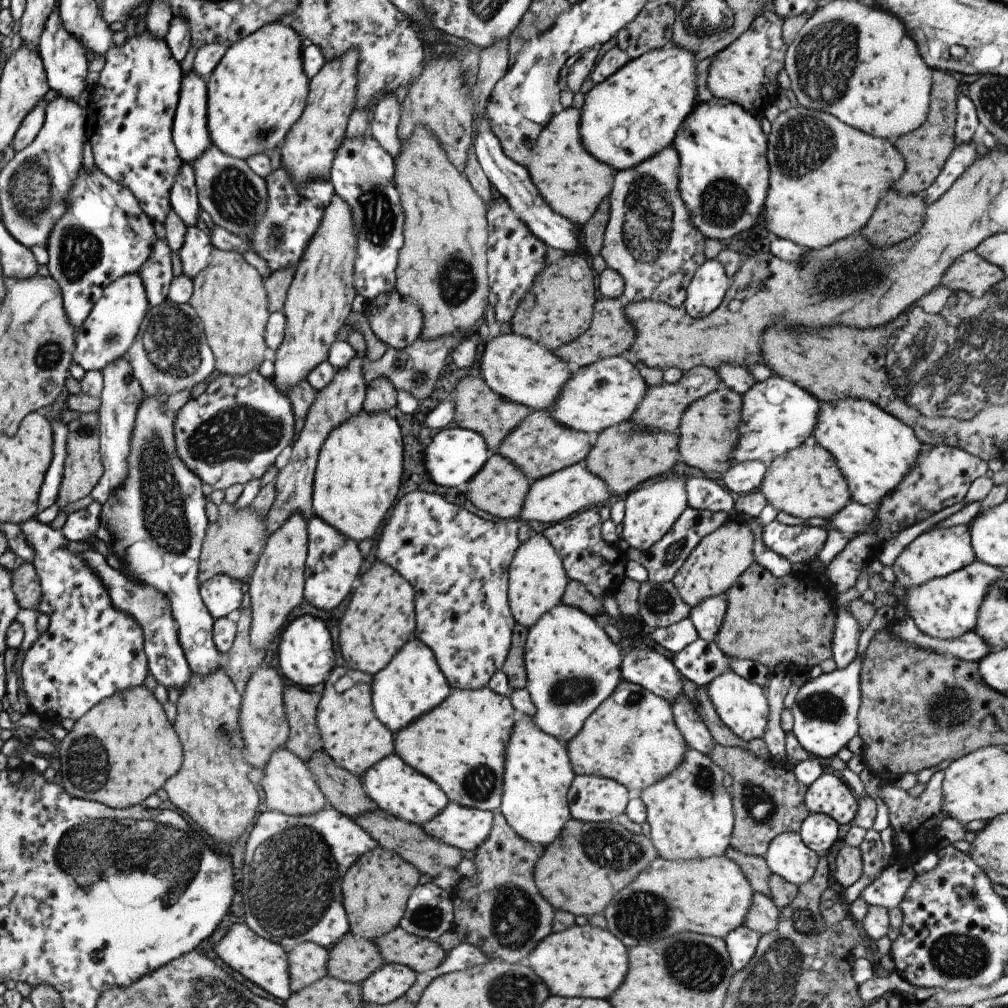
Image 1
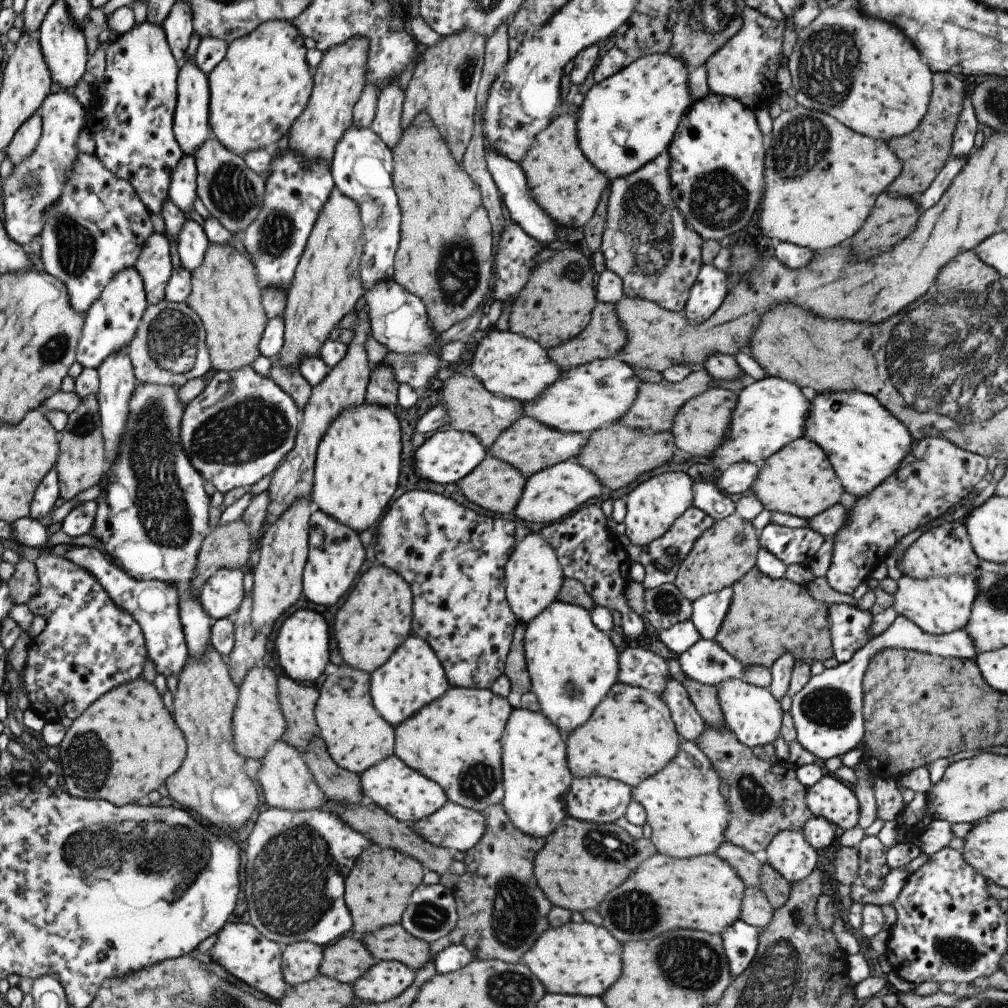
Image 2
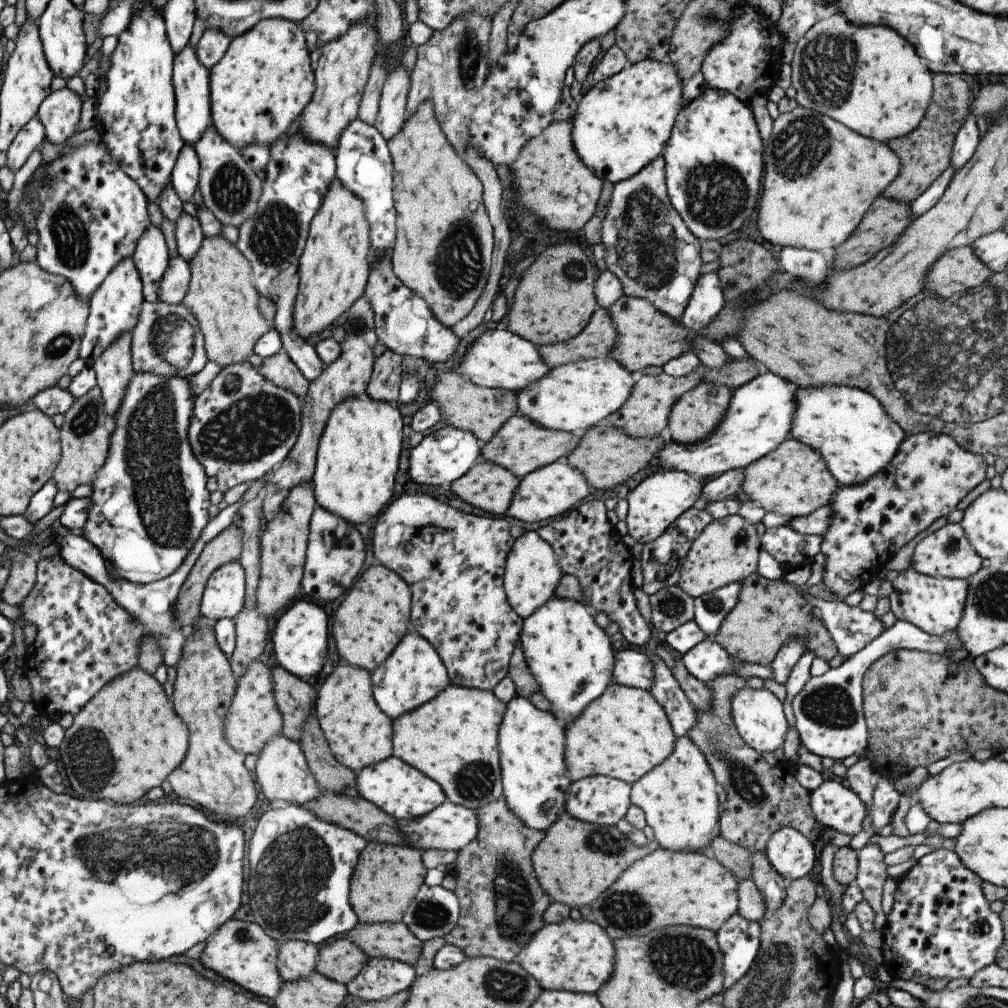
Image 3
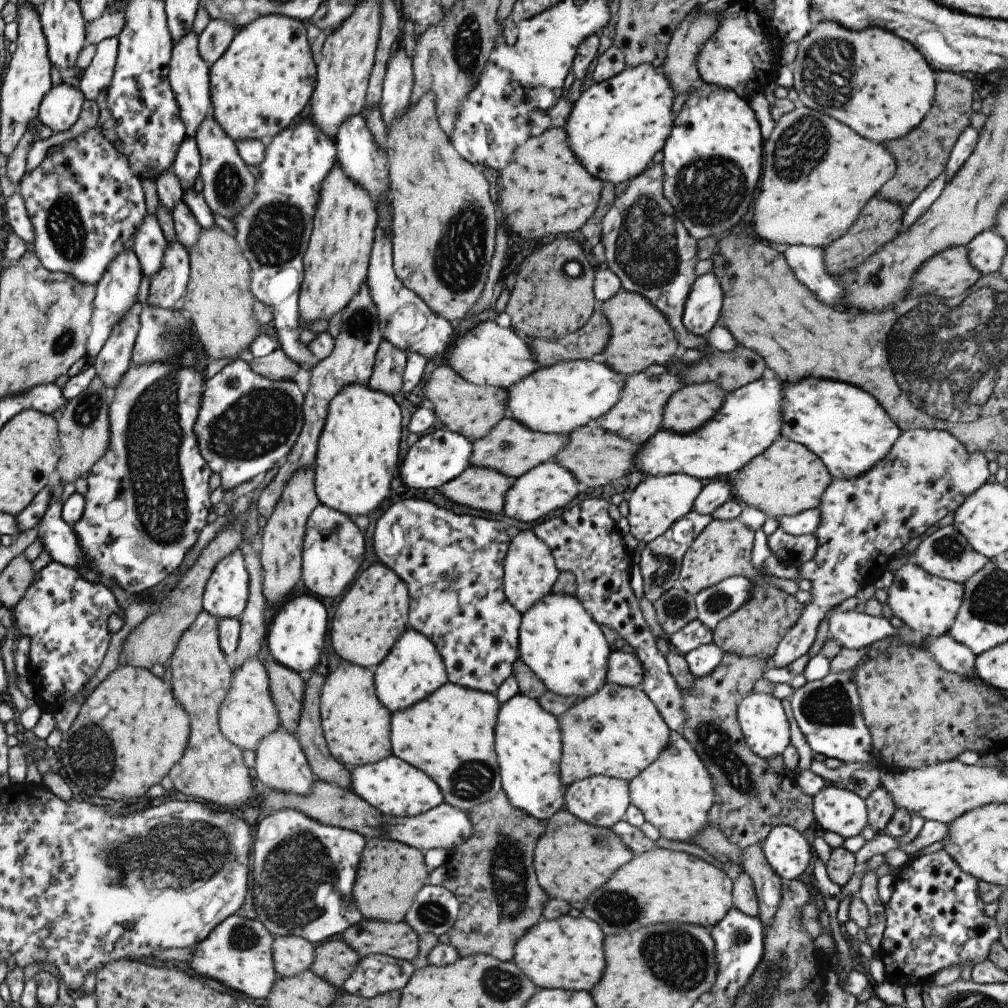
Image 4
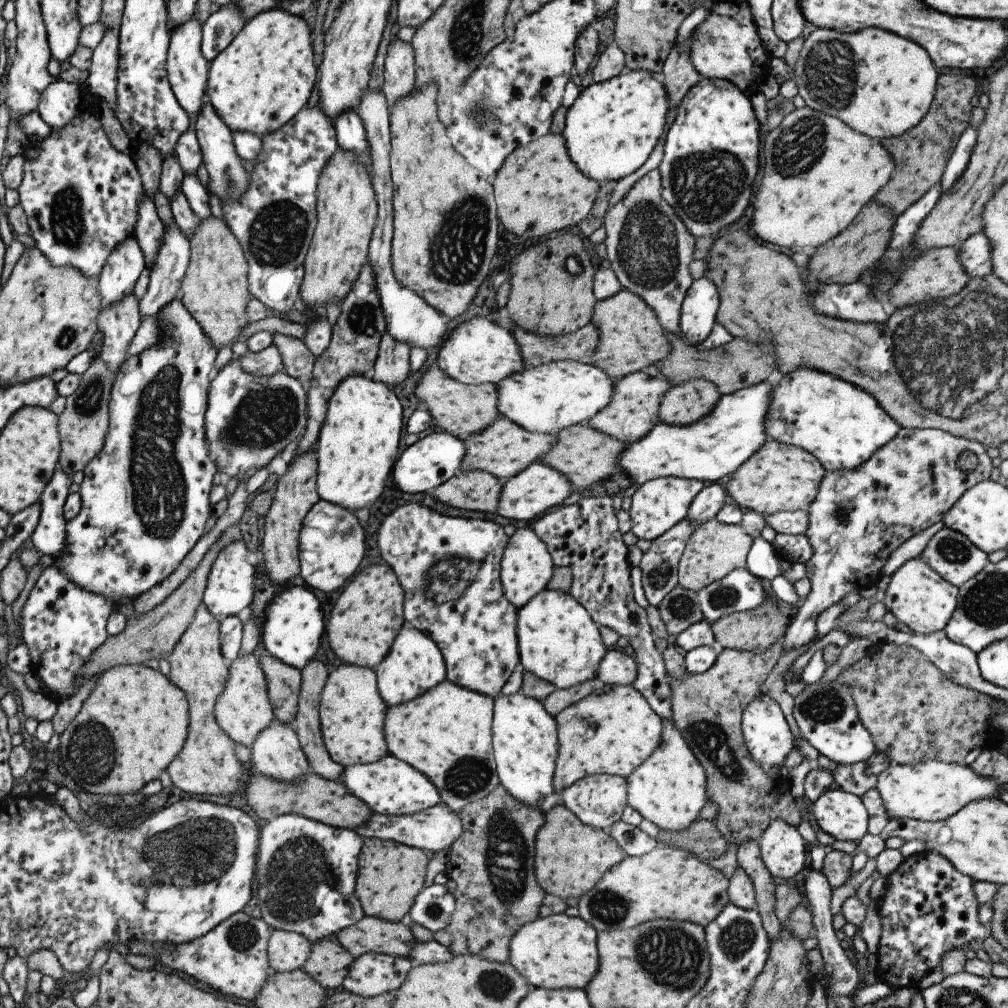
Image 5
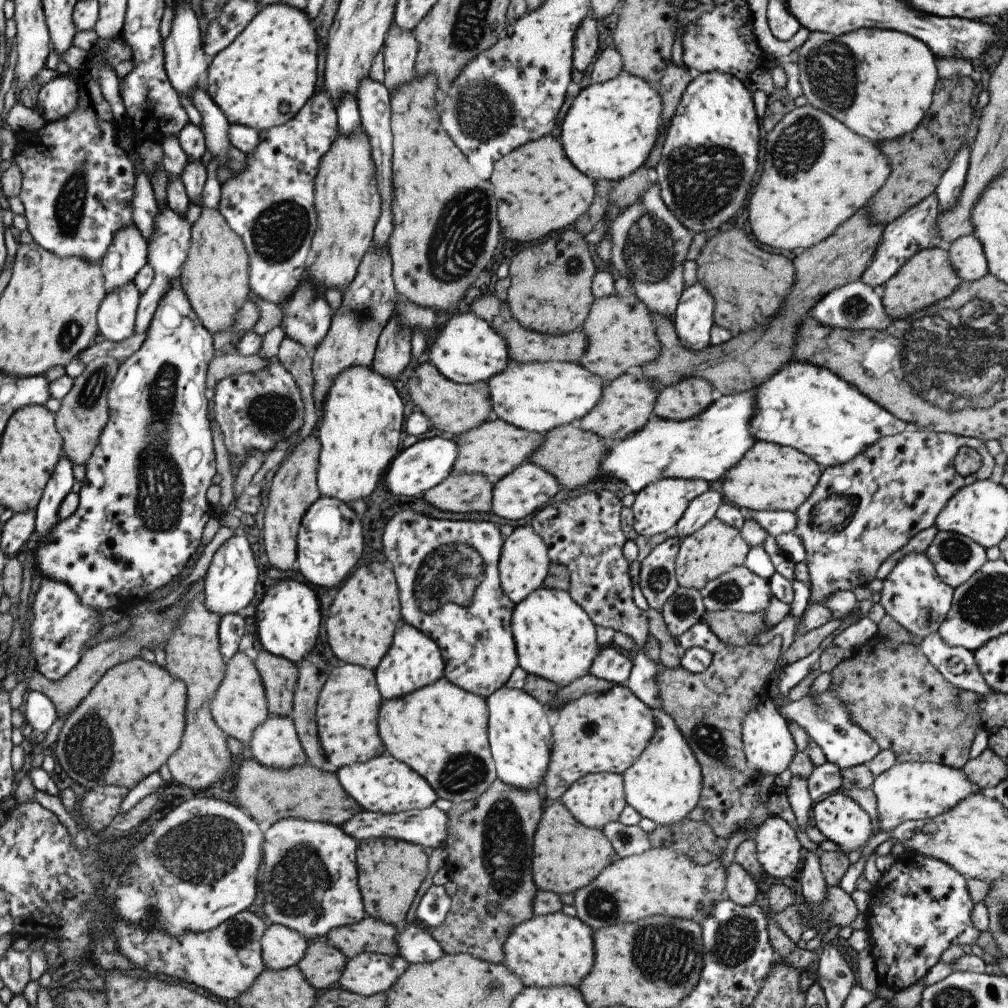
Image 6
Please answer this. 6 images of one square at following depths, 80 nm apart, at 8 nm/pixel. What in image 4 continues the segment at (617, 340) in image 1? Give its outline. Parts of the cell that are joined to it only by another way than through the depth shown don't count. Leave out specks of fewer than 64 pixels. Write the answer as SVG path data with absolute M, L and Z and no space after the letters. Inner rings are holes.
M595 309L589 320L575 332L558 339L524 338L535 362L551 366L557 361L587 361L596 358L608 341L608 322Z

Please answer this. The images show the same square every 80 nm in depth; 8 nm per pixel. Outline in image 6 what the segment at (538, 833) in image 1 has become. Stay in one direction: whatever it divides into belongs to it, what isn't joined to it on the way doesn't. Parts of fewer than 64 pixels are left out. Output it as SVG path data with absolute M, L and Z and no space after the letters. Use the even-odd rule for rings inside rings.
M499 688L485 699L487 706L487 741L494 763L496 779L519 790L535 790L545 801L543 776L551 758L552 716L537 700L522 689Z

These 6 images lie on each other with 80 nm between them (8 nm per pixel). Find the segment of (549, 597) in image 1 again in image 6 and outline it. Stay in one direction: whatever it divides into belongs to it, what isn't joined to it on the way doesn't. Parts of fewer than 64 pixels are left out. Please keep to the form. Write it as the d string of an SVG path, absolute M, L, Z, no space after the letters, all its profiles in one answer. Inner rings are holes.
M517 526L504 539L498 560L498 578L502 592L513 605L519 604L529 592L542 587L549 574L551 563L547 557L547 546L529 526Z

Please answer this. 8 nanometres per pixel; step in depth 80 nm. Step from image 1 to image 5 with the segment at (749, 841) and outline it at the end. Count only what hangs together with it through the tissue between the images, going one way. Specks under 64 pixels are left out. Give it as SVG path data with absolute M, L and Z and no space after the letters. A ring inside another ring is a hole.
M780 641L761 652L722 649L705 672L687 673L680 679L669 677L671 721L703 767L706 800L717 806L711 822L728 844L739 846L742 842L757 842L763 829L775 819L795 827L801 811L808 813L811 806L804 797L793 799L785 780L769 778L751 760L740 727L744 707L761 696L759 687L781 653Z

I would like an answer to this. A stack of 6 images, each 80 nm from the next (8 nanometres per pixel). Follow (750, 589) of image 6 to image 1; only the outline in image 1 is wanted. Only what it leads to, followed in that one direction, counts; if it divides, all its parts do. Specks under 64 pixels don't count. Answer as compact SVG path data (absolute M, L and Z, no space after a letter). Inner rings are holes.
M726 593L707 597L690 608L688 619L692 622L699 639L713 641L726 609Z

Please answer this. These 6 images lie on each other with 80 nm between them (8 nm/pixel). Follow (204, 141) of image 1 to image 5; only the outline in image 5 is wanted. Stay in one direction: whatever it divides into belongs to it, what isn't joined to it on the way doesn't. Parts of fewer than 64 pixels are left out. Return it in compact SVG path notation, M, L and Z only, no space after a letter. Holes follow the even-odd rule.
M191 17L183 21L182 24L179 23L169 33L165 59L167 82L169 83L171 92L175 95L177 102L186 112L188 118L196 118L201 105L207 102L205 88L209 63L200 51L200 25L195 20L195 17Z

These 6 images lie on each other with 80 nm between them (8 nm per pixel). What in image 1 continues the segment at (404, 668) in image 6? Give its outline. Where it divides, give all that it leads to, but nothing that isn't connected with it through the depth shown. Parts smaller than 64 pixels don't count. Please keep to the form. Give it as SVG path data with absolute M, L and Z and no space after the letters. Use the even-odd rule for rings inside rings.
M415 636L411 637L393 655L393 658L372 675L370 684L373 714L393 734L412 723L418 716L434 709L451 690L443 673L439 670L432 650Z

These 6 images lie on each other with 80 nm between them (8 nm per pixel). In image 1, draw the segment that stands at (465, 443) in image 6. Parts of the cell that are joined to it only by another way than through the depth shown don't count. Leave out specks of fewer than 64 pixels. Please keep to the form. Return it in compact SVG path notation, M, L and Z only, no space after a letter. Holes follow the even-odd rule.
M532 410L503 438L495 453L511 461L511 464L514 464L532 482L570 464L582 462L591 444L591 434L557 424L550 417L548 410Z

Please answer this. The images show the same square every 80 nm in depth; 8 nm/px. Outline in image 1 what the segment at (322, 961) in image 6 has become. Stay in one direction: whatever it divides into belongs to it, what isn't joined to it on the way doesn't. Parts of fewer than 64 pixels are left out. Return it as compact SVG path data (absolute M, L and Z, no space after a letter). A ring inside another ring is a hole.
M349 930L328 950L326 974L346 983L361 983L382 966L377 947L370 940L353 937Z

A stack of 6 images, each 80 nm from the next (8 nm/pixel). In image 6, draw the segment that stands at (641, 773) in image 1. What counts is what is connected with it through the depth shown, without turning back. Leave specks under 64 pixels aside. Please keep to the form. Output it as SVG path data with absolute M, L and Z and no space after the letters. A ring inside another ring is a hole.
M614 685L606 689L600 689L598 693L589 694L577 698L564 704L552 716L551 723L551 758L549 766L543 776L543 789L545 792L545 801L548 803L559 801L563 792L583 776L591 773L615 773L622 775L633 762L635 758L645 750L649 744L653 732L655 732L655 720L653 714L637 696L631 693L625 685Z

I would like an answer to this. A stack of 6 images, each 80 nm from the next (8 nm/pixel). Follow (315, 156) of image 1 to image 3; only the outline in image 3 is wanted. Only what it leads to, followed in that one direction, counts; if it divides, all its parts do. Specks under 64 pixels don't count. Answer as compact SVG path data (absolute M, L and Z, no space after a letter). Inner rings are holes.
M353 23L339 38L326 42L315 64L314 93L303 108L299 134L312 143L333 150L341 131L357 117L361 92L368 79L377 41L375 28L369 23Z

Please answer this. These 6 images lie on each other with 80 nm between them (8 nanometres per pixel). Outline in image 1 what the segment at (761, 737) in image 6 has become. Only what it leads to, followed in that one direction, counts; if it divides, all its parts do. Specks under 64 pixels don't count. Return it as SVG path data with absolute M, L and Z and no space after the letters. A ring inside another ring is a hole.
M727 669L719 676L706 684L708 699L712 702L715 712L718 712L720 721L745 744L753 738L761 738L766 729L768 718L768 700L763 688L751 681L743 680L731 669Z

